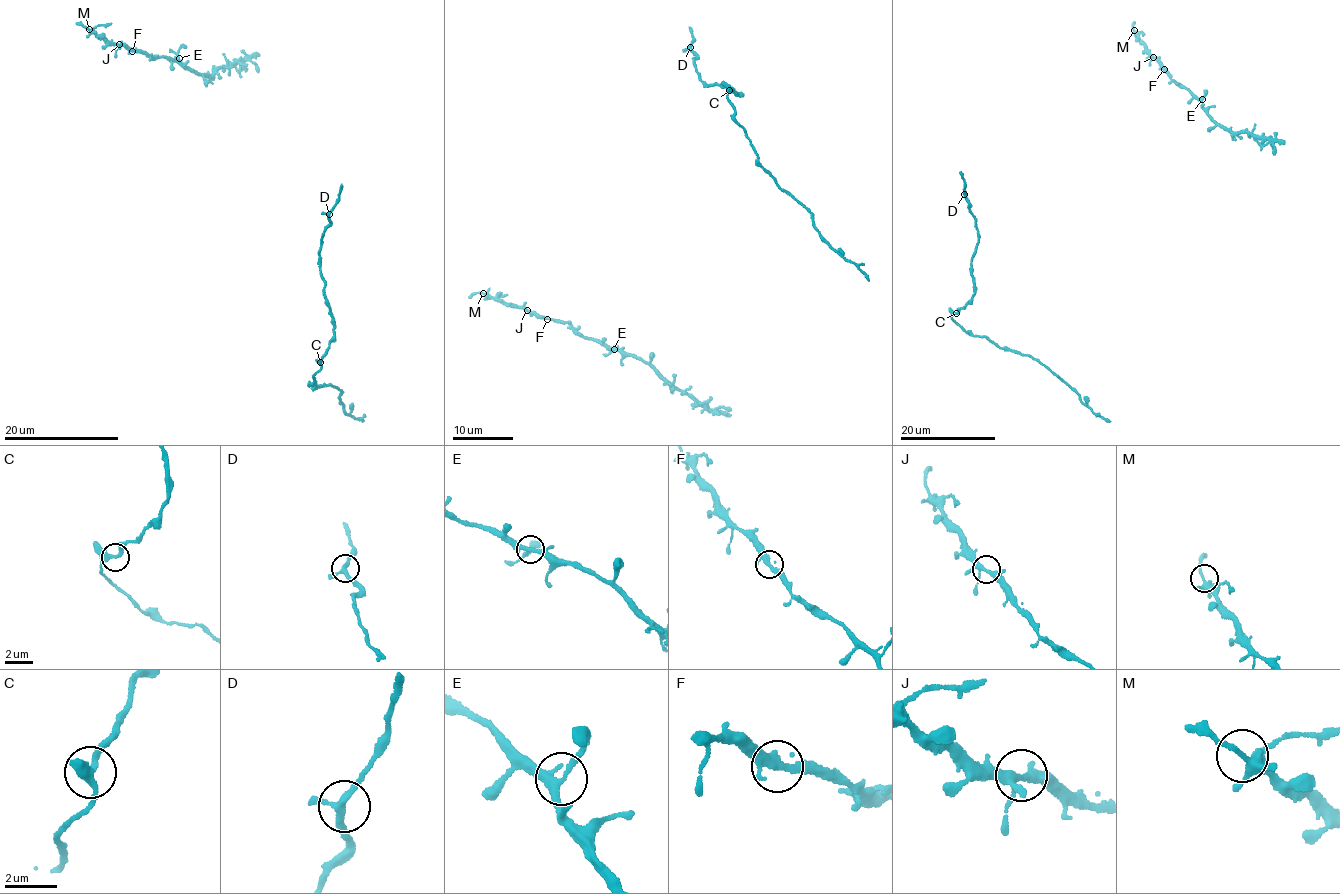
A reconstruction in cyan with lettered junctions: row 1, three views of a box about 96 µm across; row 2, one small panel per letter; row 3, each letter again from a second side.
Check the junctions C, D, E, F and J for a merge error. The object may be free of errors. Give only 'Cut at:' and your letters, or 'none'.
Cut at: none

